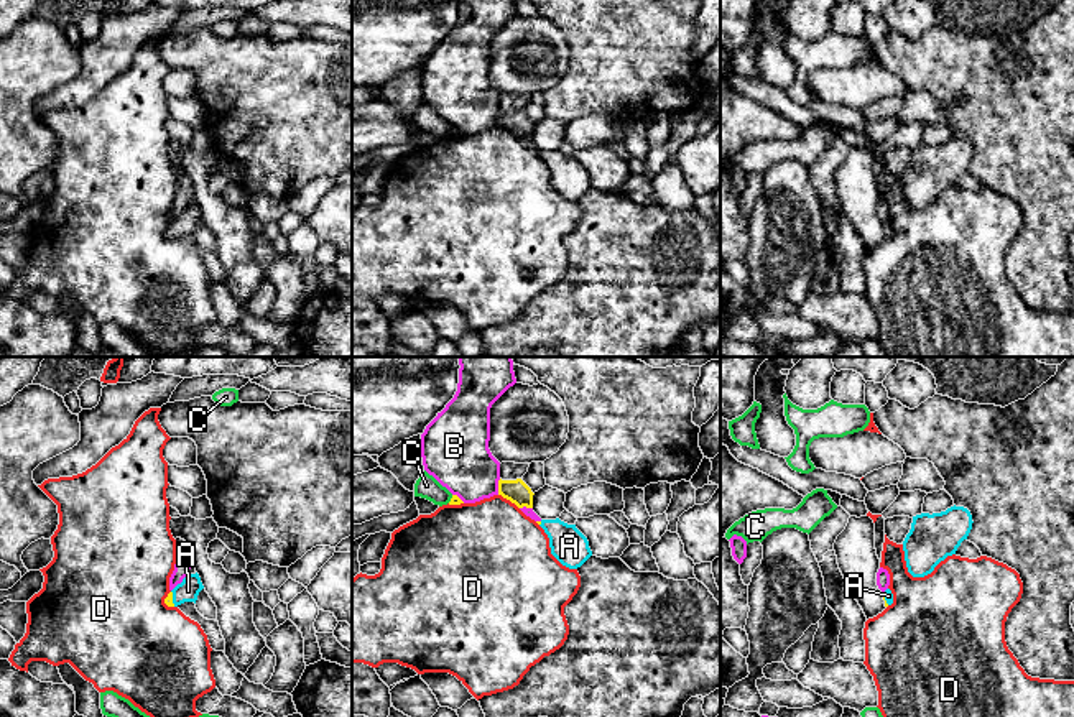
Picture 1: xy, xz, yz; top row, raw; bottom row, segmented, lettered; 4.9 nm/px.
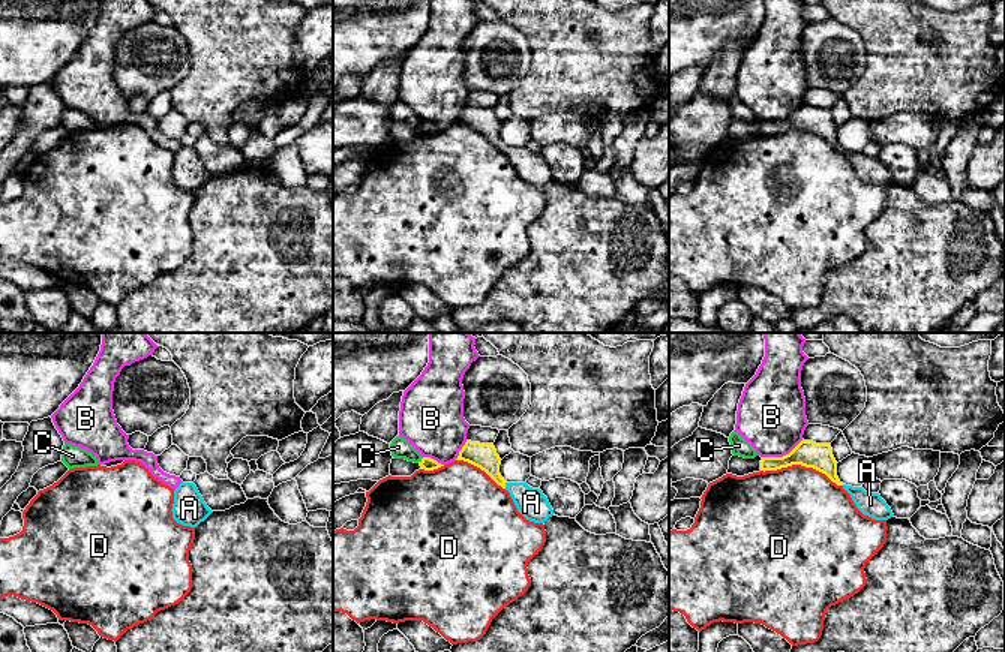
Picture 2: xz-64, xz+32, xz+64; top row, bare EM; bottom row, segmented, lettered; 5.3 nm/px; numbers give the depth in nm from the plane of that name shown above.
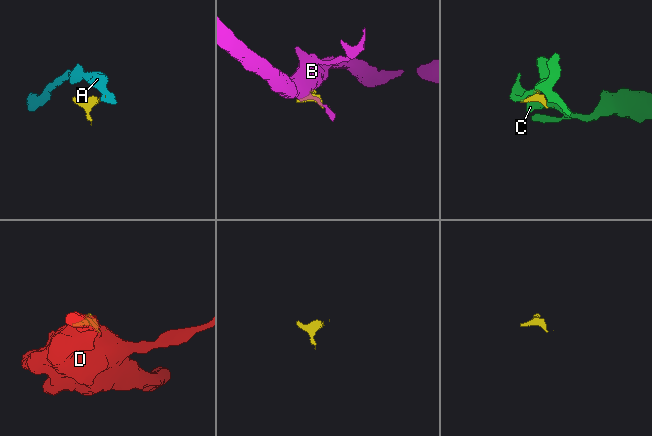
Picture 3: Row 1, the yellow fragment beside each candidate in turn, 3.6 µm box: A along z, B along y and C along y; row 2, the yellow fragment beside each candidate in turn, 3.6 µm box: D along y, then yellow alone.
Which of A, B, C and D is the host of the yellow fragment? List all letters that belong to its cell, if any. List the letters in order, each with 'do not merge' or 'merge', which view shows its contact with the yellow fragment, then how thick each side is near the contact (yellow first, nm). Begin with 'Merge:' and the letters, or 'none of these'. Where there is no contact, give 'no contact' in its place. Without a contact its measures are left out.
Merge: A
A: merge | xy | 50/110 nm
B: do not merge | xz | 110/300 nm
C: do not merge | xz | 50/110 nm
D: do not merge | xz | 110/460 nm

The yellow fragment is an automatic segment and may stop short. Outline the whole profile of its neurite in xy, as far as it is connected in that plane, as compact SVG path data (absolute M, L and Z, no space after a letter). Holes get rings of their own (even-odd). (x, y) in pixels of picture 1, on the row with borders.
M187 574L164 599L168 607L178 607L184 602L197 600L199 592L204 589L199 574Z

